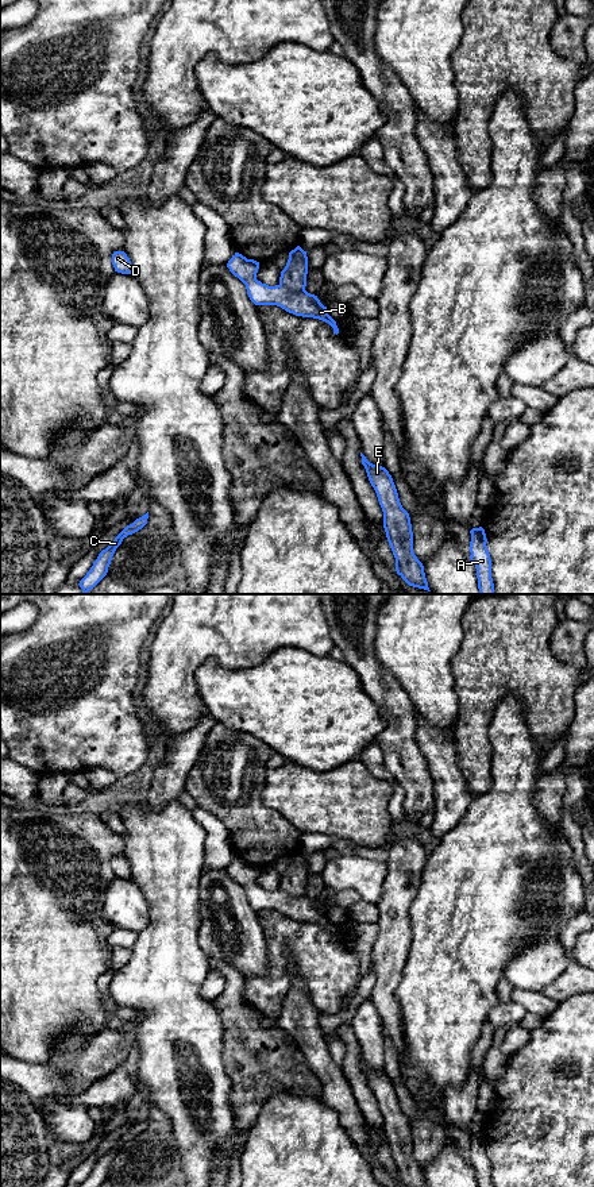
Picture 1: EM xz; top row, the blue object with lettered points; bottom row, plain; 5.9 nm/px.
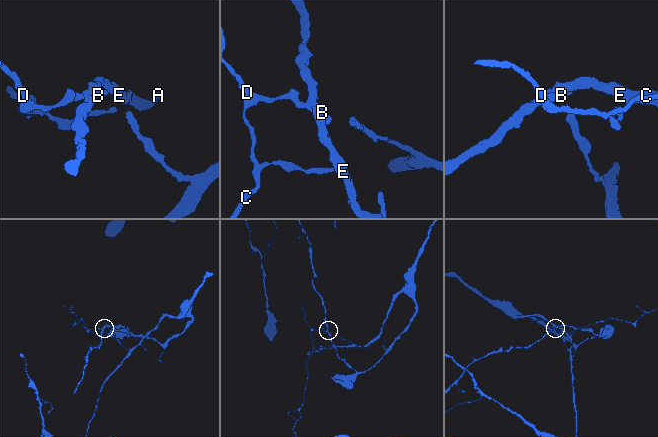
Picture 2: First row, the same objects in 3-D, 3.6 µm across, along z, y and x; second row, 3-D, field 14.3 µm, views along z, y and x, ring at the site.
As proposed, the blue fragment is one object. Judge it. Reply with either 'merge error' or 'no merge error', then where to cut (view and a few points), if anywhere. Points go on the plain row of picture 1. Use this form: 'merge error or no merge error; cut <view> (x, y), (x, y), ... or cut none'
merge error; cut xz (280, 889), (290, 895), (304, 895)

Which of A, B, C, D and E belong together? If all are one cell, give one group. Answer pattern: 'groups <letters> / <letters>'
groups A E / B C D

